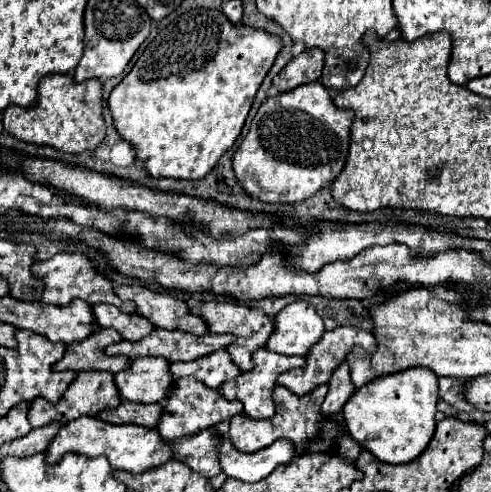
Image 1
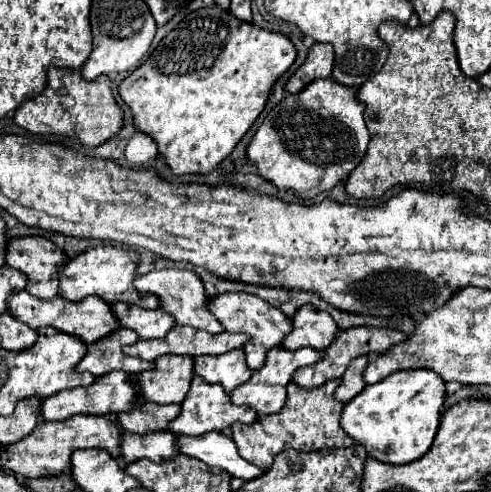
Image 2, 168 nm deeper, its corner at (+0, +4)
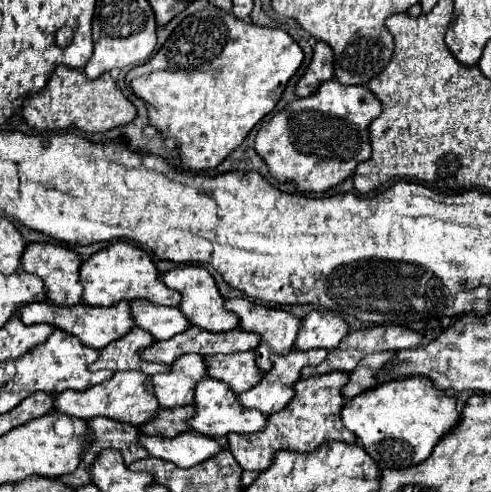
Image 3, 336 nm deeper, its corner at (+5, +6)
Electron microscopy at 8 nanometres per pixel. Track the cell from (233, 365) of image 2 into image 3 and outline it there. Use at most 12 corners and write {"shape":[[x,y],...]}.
{"shape":[[254,351],[204,357],[206,375],[238,393],[262,377]]}

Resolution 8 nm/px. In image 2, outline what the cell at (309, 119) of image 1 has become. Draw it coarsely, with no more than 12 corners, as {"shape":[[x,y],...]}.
{"shape":[[355,89],[287,93],[247,147],[279,191],[313,199],[369,143]]}

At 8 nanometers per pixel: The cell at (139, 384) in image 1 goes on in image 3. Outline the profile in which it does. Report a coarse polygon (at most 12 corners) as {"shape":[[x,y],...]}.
{"shape":[[202,355],[178,357],[158,375],[160,407],[190,405],[204,377]]}

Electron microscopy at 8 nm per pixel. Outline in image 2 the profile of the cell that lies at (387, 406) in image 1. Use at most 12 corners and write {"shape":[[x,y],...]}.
{"shape":[[397,371],[367,385],[341,427],[369,457],[421,459],[445,383]]}

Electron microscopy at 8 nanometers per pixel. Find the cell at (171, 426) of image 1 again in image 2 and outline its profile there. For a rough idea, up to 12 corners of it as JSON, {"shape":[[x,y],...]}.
{"shape":[[195,377],[169,431],[205,435],[253,423],[223,387]]}

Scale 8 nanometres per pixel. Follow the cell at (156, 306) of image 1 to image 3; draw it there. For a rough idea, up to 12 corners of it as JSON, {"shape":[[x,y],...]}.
{"shape":[[178,265],[160,279],[182,295],[190,325],[230,331],[238,317],[224,309],[212,275]]}

